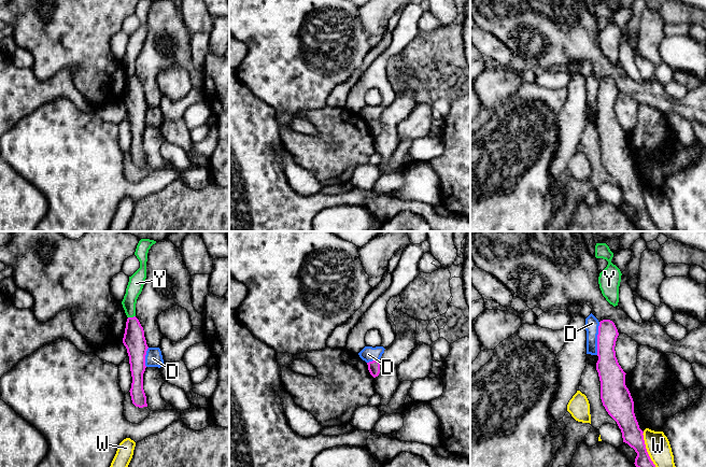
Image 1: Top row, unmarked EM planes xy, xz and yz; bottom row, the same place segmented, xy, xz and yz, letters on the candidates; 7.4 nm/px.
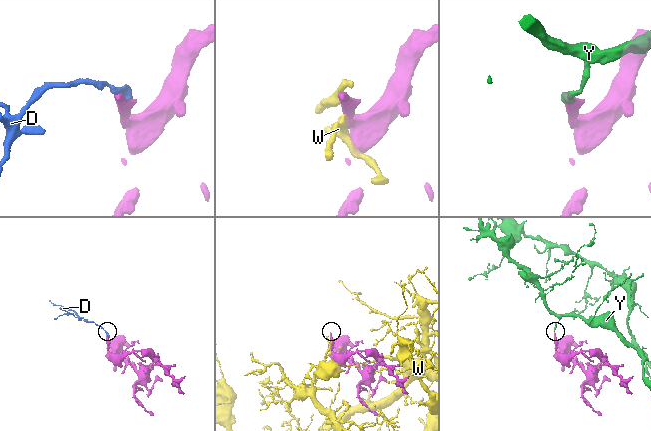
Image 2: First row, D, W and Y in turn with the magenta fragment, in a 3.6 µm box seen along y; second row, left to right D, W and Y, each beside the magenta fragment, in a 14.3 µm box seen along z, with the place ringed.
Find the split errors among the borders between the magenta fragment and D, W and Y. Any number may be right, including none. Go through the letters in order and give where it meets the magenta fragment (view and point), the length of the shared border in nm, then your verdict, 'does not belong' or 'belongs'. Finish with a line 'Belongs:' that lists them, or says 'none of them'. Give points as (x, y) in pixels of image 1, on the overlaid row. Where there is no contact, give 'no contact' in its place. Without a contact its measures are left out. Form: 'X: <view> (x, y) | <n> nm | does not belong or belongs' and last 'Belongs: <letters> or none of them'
D: yz (597, 338) | 240 nm | does not belong
W: yz (646, 449) | 280 nm | does not belong
Y: xy (131, 317) | 60 nm | does not belong
Belongs: none of them

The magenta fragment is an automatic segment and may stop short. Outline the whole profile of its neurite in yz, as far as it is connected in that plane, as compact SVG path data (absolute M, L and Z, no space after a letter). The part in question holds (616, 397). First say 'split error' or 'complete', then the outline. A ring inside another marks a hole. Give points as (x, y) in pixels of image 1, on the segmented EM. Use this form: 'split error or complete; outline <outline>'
complete; outline M610 320L599 322L597 335L596 370L601 381L601 399L608 414L617 422L623 442L635 450L636 467L655 467L651 461L634 413L634 401L625 385L625 372L616 357L616 341L619 336Z

